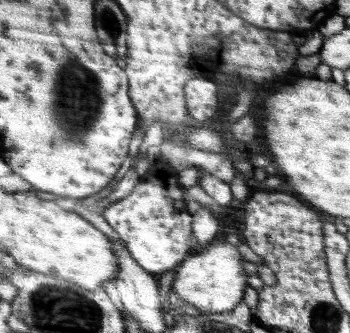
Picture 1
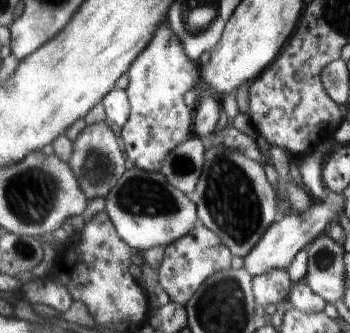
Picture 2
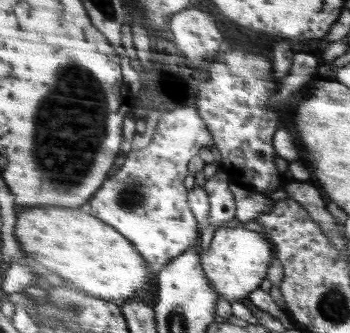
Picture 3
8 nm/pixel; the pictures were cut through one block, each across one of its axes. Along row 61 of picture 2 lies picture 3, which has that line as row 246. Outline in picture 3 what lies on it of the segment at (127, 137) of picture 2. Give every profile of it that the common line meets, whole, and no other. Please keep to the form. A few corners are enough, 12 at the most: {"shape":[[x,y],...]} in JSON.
{"shape":[[161,112],[91,200],[153,266],[199,242],[185,172],[215,136]]}

